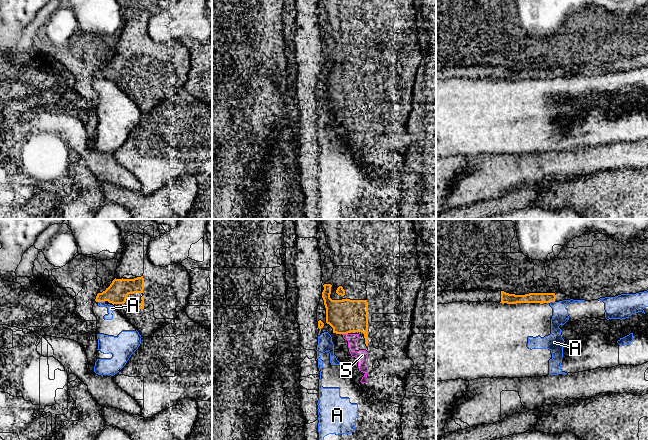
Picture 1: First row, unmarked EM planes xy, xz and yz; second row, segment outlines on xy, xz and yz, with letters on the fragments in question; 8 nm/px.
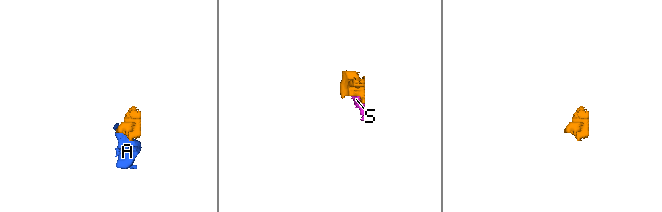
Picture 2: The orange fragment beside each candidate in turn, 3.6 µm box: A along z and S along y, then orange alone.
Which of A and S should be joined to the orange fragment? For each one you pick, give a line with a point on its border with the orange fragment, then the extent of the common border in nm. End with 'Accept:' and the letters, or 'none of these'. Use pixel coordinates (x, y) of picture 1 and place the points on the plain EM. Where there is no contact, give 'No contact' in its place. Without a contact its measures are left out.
S: Touches orange at xz (345, 109). Shared border 50 nm
Accept: S

